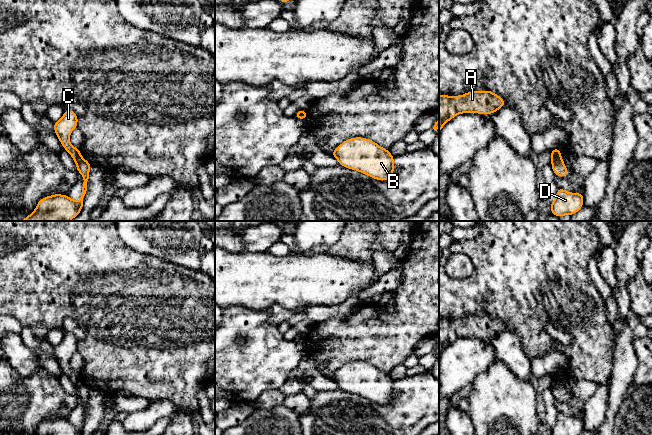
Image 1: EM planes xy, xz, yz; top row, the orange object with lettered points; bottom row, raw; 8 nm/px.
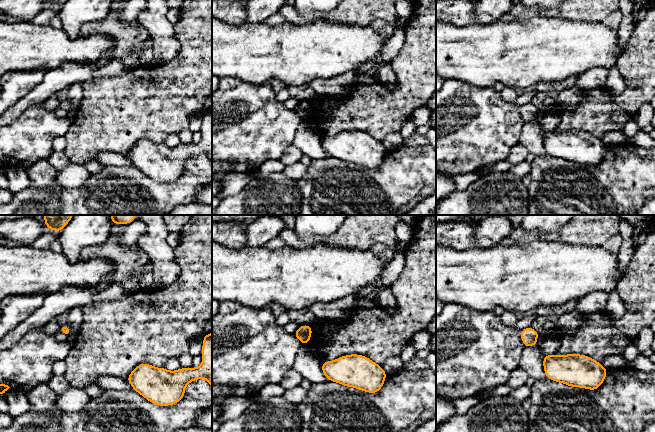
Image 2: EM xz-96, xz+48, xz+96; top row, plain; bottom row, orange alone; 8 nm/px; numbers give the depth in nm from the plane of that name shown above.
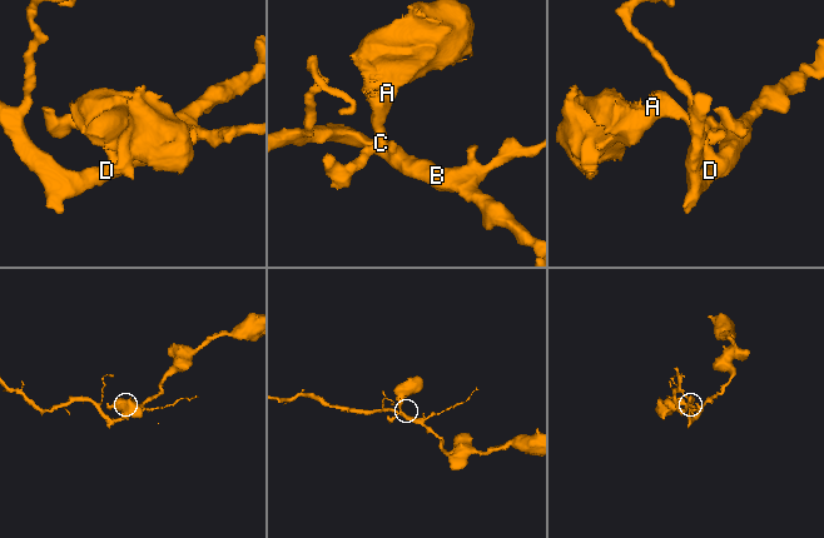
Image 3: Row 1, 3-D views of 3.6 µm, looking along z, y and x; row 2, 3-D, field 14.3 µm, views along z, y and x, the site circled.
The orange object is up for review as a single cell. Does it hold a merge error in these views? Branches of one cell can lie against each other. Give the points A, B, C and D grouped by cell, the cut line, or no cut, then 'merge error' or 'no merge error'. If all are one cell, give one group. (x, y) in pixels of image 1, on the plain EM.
groups A C / B D; cut yz (560, 380), (552, 382); merge error

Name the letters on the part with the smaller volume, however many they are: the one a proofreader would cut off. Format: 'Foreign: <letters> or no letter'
Foreign: A, C

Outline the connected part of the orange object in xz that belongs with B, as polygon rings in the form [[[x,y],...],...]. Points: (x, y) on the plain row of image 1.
[[[364,361],[345,364],[330,379],[338,384],[339,389],[378,405],[390,404],[395,395],[395,380],[375,365]]]

